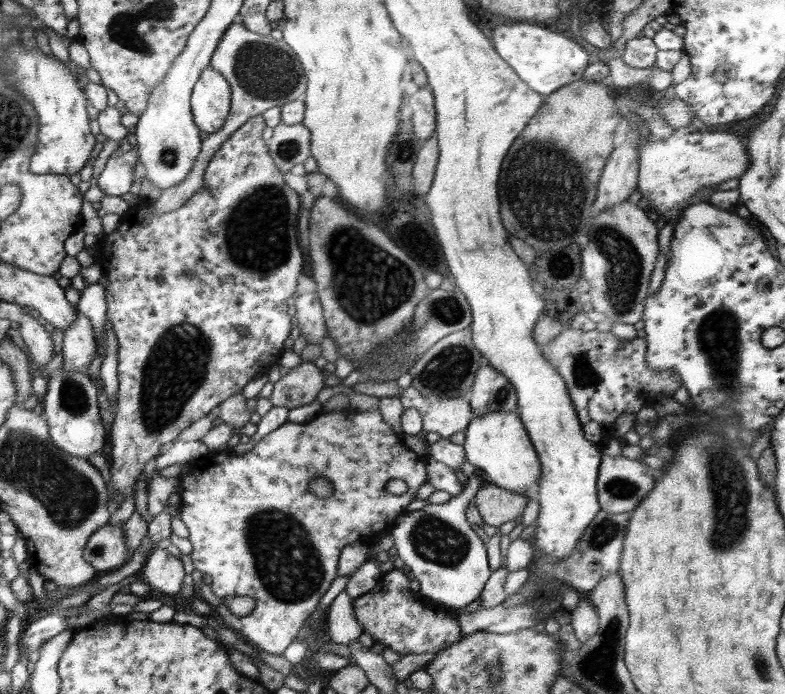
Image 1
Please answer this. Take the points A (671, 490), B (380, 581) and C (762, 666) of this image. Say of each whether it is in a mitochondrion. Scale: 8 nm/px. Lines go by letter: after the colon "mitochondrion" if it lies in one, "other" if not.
A: other
B: other
C: mitochondrion

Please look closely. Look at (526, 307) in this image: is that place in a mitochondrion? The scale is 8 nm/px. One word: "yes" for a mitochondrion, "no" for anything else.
no

